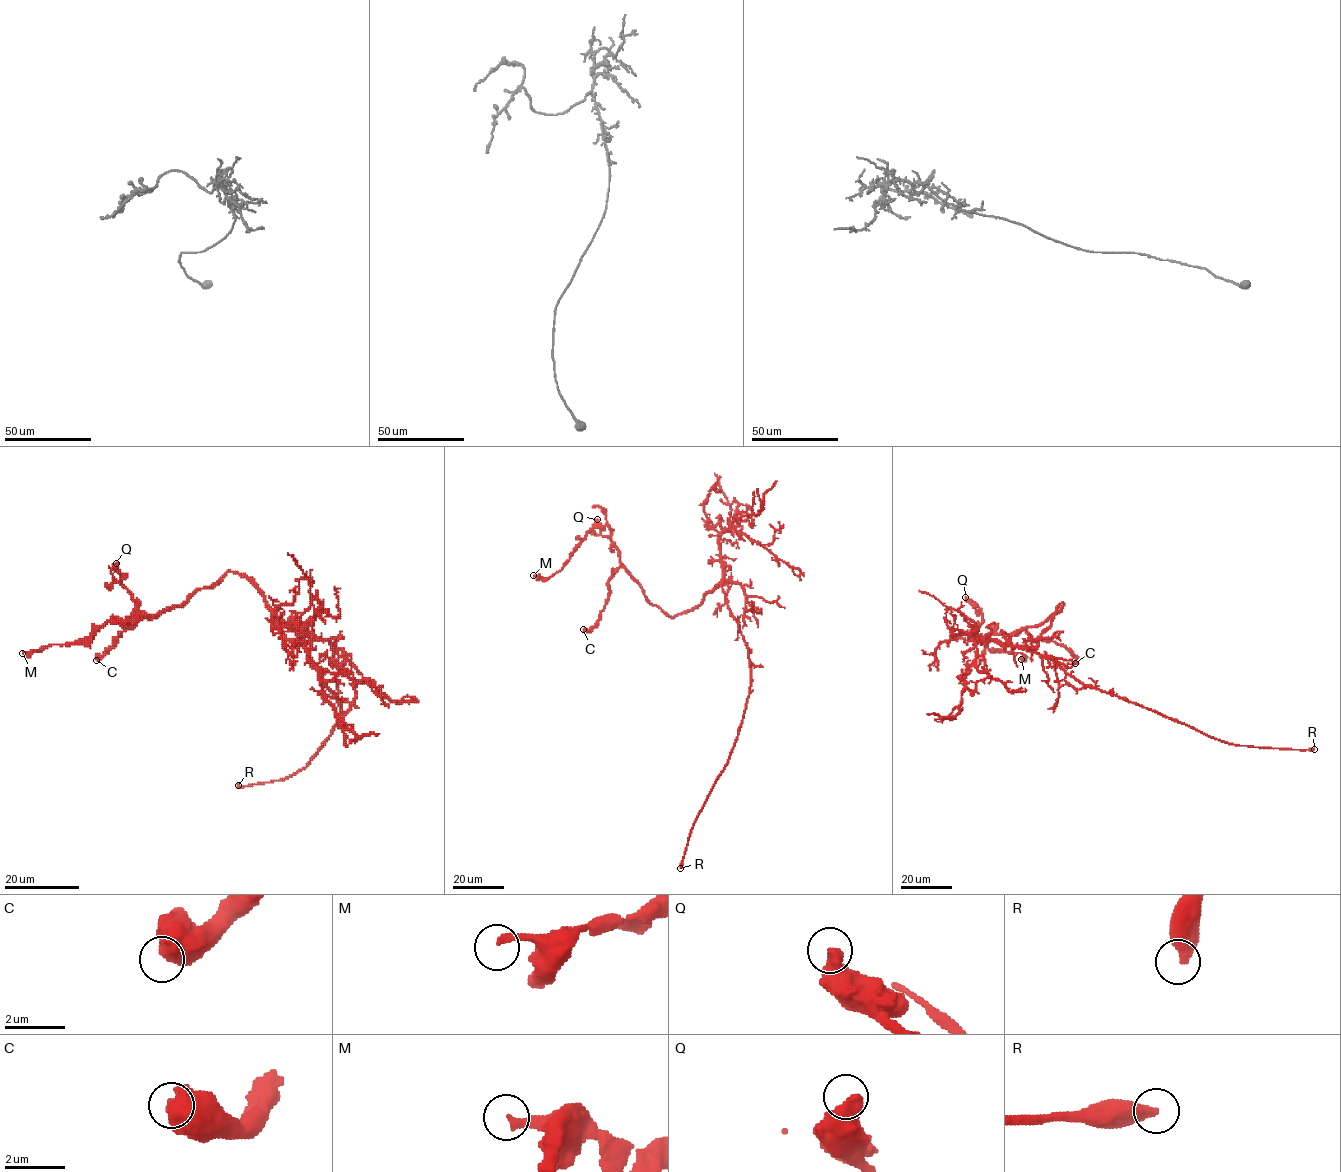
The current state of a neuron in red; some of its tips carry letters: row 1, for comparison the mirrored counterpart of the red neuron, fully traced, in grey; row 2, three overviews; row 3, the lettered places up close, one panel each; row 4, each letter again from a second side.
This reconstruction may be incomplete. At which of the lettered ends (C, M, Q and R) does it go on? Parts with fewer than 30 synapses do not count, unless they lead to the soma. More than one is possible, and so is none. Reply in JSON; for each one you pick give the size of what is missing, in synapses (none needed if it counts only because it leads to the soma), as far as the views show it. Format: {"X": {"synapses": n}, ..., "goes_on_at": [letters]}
{"goes_on_at": ["R"]}

